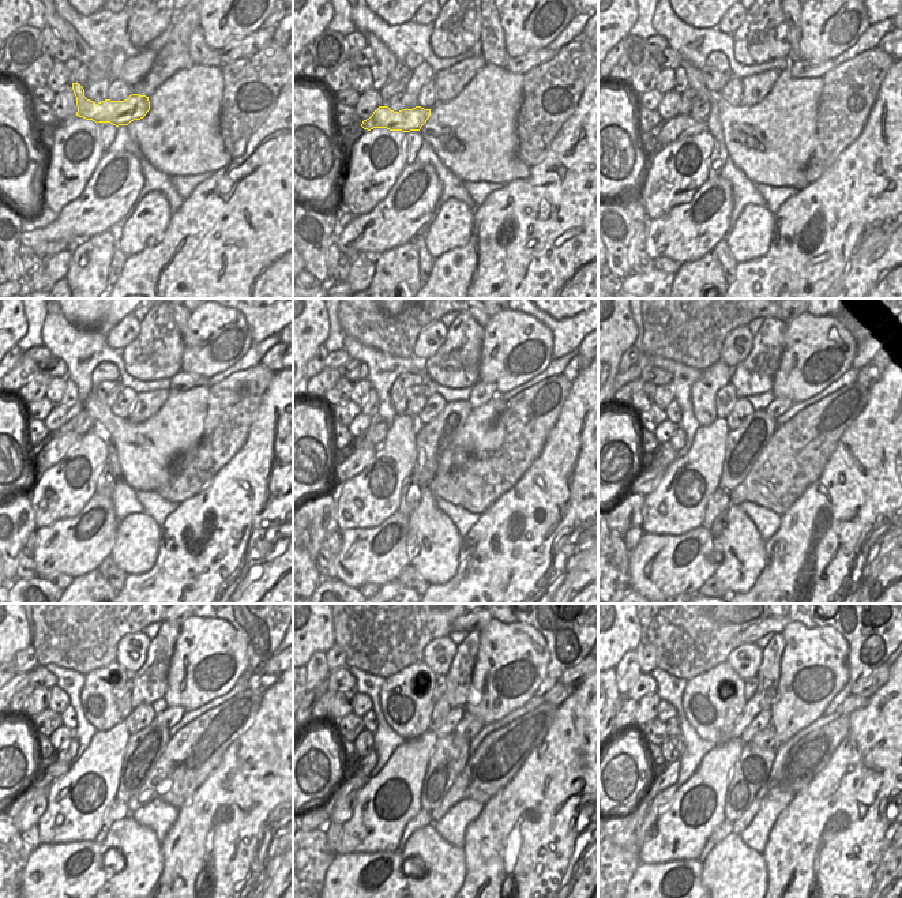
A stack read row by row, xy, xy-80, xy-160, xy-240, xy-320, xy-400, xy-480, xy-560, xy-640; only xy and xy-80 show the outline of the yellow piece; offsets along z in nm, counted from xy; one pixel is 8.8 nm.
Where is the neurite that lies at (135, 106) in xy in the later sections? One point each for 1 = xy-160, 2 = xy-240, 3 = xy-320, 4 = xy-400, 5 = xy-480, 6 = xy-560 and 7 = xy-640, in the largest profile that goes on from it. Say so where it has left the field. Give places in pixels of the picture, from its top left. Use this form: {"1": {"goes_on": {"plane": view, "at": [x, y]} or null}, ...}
{"1": {"goes_on": {"plane": "xy-160", "at": [680, 127]}}, "2": {"goes_on": {"plane": "xy-240", "at": [59, 447]}}, "3": {"goes_on": {"plane": "xy-320", "at": [345, 469]}}, "4": {"goes_on": {"plane": "xy-400", "at": [646, 481]}}, "5": {"goes_on": {"plane": "xy-480", "at": [30, 792]}}, "6": {"goes_on": {"plane": "xy-560", "at": [320, 812]}}, "7": {"goes_on": {"plane": "xy-640", "at": [626, 815]}}}

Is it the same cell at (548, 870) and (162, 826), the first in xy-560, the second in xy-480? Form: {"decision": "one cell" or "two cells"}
{"decision": "two cells"}

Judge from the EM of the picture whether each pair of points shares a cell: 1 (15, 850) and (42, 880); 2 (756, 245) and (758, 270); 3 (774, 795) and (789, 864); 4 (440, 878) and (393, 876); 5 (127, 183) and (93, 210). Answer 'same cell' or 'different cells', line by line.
1: different cells
2: different cells
3: different cells
4: different cells
5: same cell

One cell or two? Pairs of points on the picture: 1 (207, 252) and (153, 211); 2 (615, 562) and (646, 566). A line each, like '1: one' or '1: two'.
1: two
2: two

